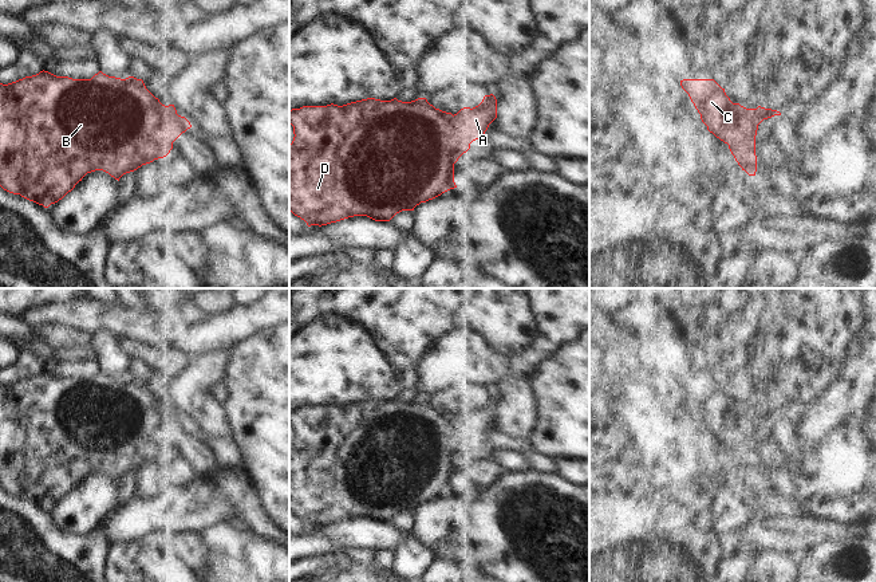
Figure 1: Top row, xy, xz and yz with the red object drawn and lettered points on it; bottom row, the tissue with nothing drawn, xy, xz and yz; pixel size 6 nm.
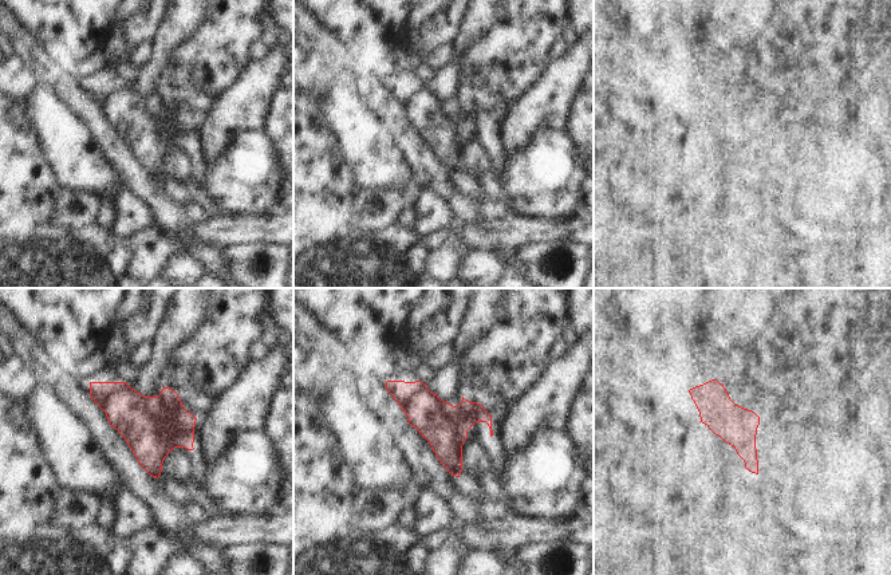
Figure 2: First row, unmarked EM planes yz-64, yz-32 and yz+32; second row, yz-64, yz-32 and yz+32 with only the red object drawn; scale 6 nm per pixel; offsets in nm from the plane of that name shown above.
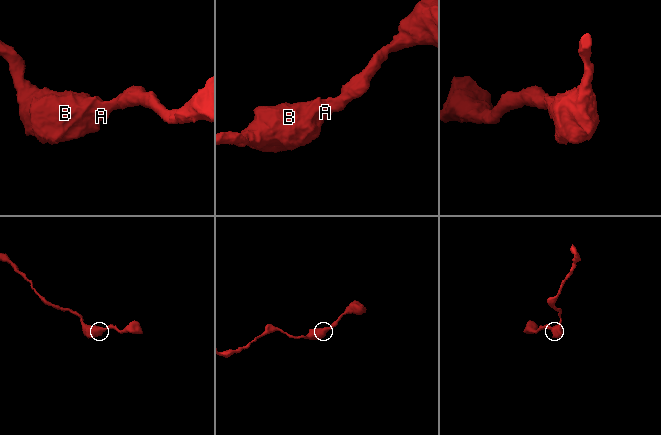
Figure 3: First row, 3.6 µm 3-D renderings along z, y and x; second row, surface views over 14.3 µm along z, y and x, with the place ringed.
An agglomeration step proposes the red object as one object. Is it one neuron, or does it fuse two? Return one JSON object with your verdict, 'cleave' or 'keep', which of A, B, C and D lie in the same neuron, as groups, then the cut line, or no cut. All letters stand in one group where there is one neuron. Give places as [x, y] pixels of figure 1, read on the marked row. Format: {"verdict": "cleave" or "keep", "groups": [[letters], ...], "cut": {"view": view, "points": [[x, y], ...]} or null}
{"verdict": "keep", "groups": [["A", "B", "C", "D"]], "cut": null}

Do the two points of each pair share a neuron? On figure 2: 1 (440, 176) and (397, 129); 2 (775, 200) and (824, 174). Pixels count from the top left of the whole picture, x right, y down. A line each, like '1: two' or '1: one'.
1: one
2: two

